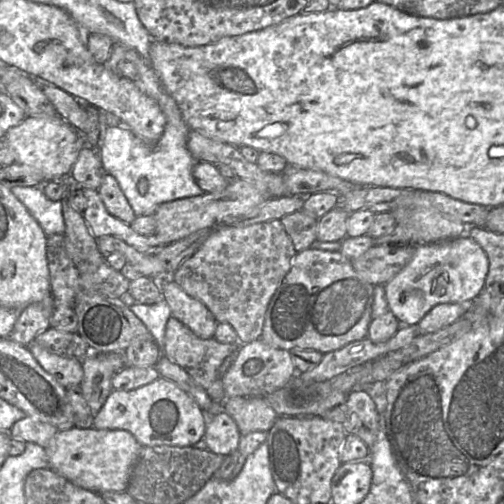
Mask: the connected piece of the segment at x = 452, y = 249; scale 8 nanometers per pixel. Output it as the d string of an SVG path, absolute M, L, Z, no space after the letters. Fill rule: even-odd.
M468 235L417 244L406 266L384 285L388 310L402 325L418 325L424 315L438 304L471 303L485 289L487 272L486 253Z

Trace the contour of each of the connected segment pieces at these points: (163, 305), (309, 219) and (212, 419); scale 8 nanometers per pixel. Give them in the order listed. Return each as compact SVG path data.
M161 300L152 305L135 303L129 309L150 332L154 341L162 350L161 356L164 355L165 328L168 319L172 316L166 301Z
M302 210L285 215L280 221L296 252L310 248L317 239L318 219Z
M218 410L208 418L204 433L207 450L228 456L238 450L241 436L236 422L224 410Z

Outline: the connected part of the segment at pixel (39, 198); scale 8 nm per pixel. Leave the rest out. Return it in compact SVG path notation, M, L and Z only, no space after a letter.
M12 187L11 193L24 205L46 236L63 235L61 202L48 199L41 187Z

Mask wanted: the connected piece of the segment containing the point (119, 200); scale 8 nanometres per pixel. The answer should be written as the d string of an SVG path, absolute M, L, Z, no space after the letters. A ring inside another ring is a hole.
M104 173L97 192L109 214L128 225L134 221L136 216L114 177Z

